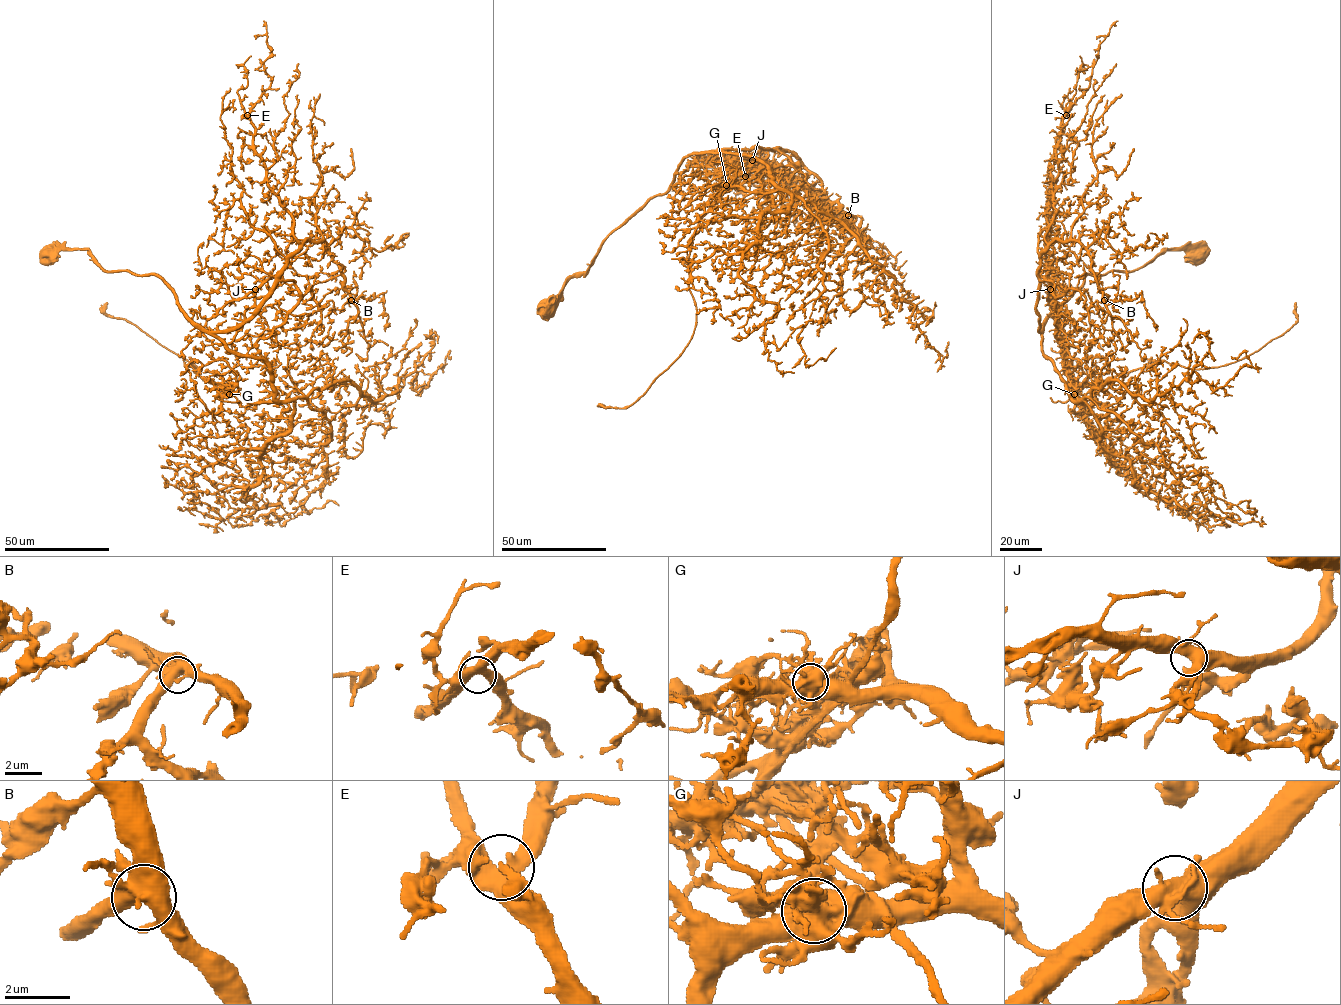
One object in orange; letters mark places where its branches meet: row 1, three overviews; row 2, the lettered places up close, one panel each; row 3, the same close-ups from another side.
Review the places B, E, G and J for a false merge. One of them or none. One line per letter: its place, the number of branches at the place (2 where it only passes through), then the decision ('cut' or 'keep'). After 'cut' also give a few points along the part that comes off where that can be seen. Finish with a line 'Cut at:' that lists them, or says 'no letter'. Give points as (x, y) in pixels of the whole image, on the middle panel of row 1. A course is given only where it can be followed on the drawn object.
B: place (848, 215); branches 4; keep
E: place (745, 176); branches 4; keep
G: place (726, 185); branches 7; cut; course (726, 185), (700, 220), (688, 259), (696, 308), (689, 343), (631, 404), (605, 406)
J: place (752, 160); branches 6; keep
Cut at: G

